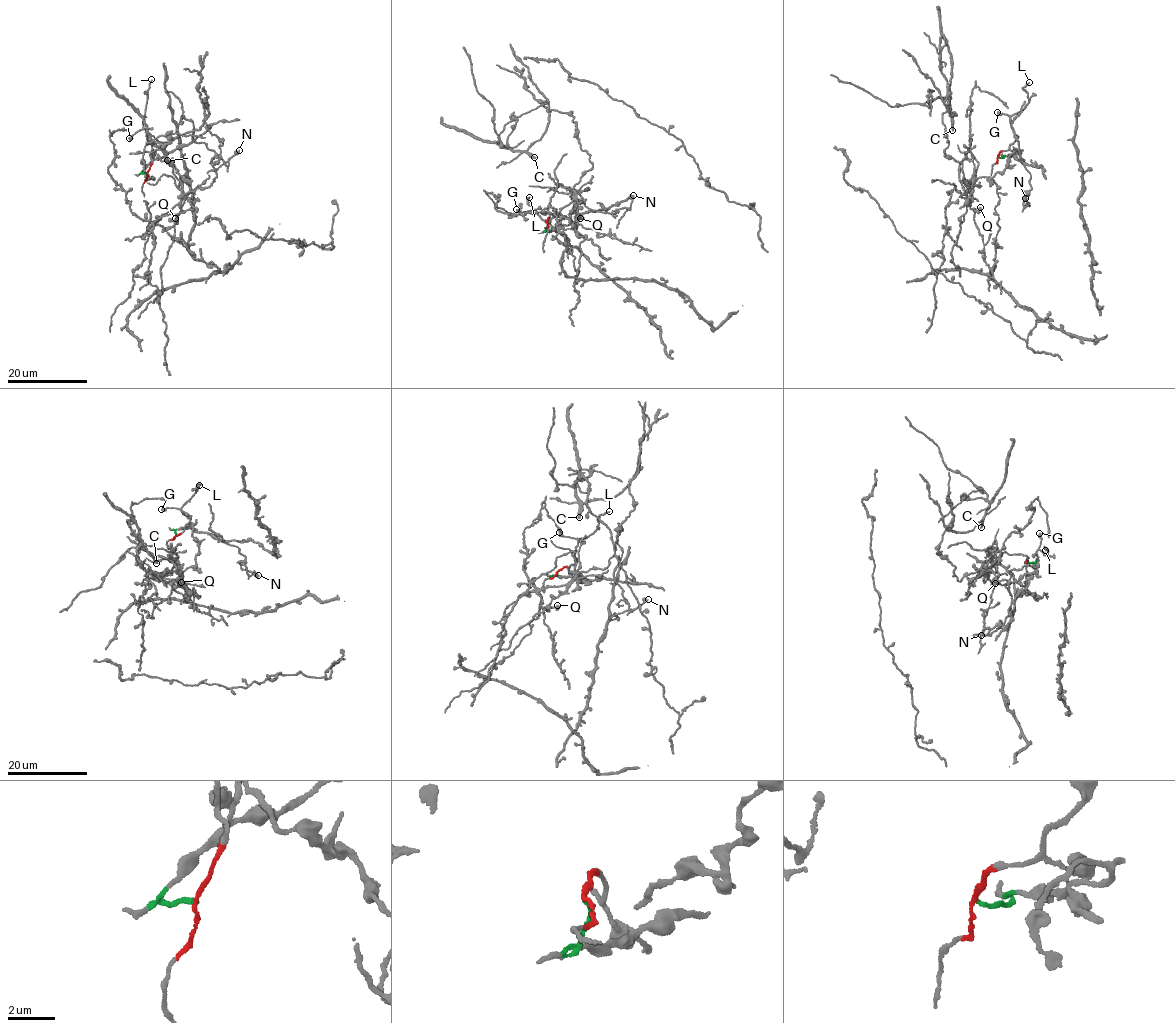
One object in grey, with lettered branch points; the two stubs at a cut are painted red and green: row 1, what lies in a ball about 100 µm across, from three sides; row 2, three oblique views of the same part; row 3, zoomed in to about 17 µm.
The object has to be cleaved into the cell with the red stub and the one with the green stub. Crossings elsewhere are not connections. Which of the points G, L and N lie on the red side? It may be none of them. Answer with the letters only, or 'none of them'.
G, L

